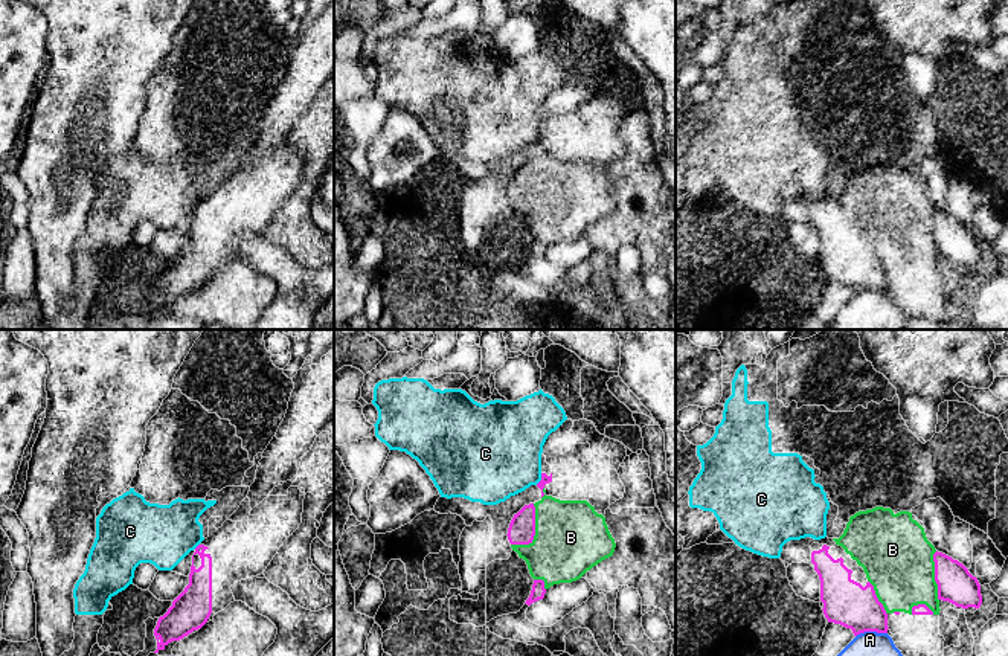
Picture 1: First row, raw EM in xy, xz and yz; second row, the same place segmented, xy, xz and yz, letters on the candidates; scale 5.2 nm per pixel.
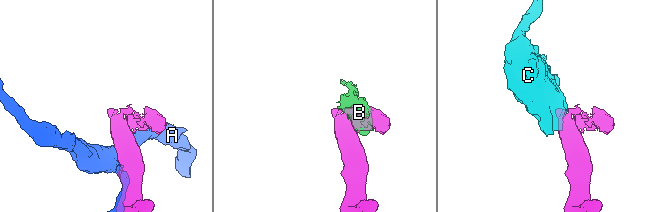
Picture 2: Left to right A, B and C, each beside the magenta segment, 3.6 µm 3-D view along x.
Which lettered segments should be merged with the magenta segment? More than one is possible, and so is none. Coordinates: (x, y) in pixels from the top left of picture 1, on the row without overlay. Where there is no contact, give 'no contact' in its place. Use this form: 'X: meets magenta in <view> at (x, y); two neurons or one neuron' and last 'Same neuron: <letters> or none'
A: meets magenta in yz at (871, 289); two neurons
B: meets magenta in xz at (534, 191); two neurons
C: meets magenta in xz at (542, 138); two neurons
Same neuron: none

